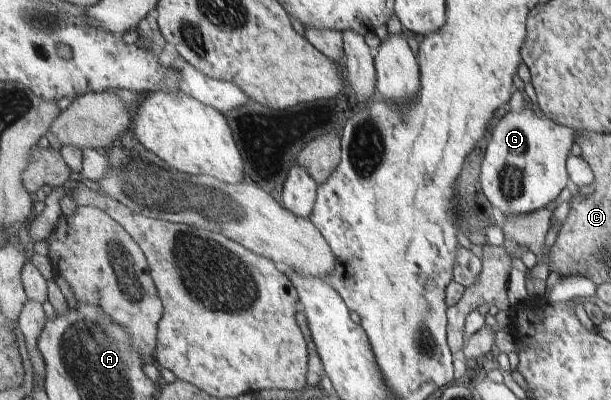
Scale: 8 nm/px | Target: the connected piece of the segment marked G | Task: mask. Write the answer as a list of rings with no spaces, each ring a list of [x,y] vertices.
[[[525,107],[520,111],[511,110],[497,123],[488,137],[488,145],[484,160],[481,162],[480,181],[486,198],[492,202],[496,218],[501,221],[509,215],[522,215],[533,212],[549,204],[567,184],[565,174],[565,158],[570,155],[571,144],[575,142],[575,134],[580,130],[557,126],[552,120],[537,118]]]

